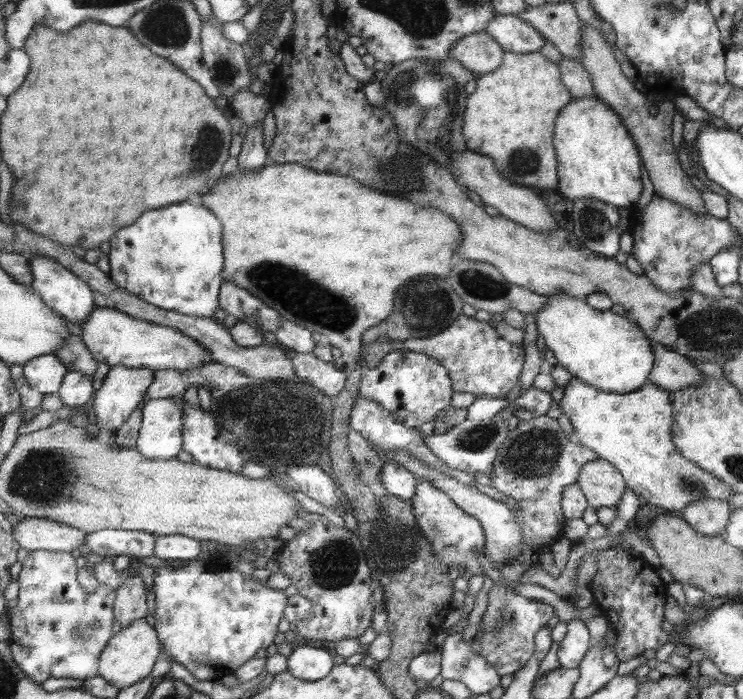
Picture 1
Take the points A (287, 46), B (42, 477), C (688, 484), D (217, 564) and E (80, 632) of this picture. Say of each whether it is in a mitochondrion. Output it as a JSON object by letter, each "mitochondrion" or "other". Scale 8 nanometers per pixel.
{"A":"other","B":"mitochondrion","C":"mitochondrion","D":"other","E":"mitochondrion"}

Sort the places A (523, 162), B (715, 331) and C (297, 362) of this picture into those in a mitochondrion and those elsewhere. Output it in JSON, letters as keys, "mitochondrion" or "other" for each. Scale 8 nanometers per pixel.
{"A":"mitochondrion","B":"mitochondrion","C":"other"}

